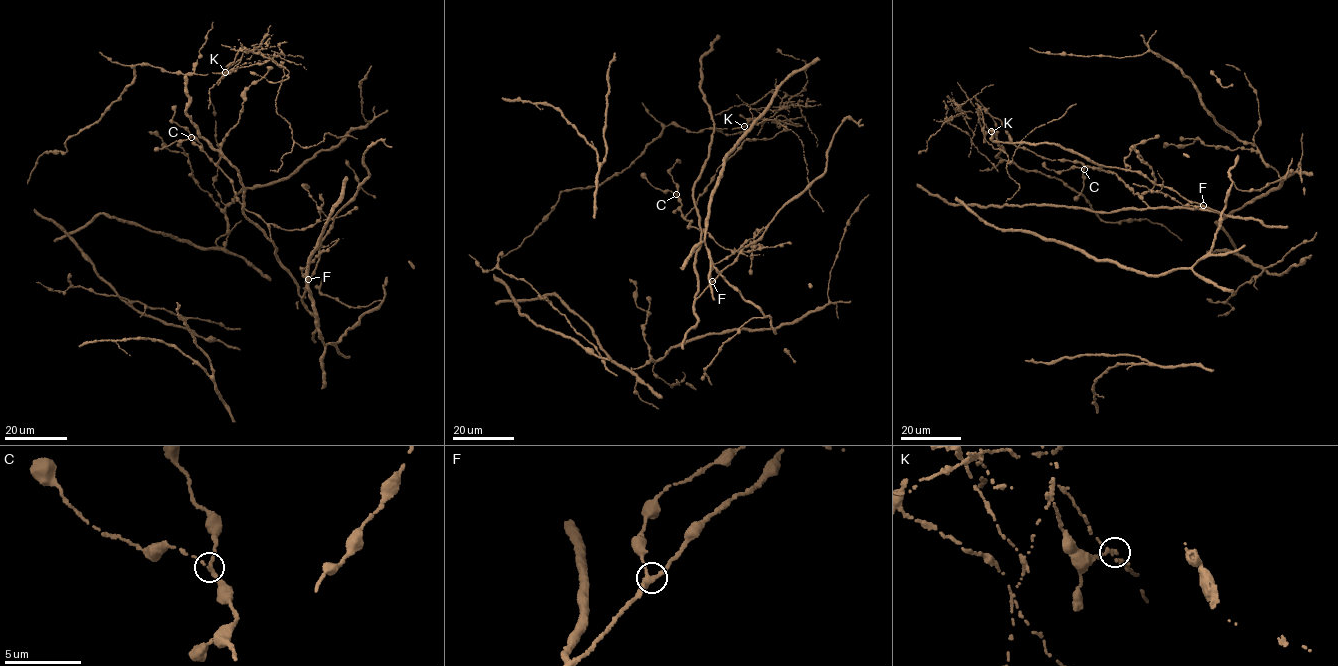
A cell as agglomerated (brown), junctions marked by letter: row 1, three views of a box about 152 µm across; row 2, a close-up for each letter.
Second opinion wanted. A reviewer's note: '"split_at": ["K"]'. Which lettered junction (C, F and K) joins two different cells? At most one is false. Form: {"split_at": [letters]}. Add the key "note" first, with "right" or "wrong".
{"note": "right", "split_at": ["K"]}

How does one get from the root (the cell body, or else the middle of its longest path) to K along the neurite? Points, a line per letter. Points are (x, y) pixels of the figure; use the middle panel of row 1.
K: (762, 119), (750, 120), (744, 127)

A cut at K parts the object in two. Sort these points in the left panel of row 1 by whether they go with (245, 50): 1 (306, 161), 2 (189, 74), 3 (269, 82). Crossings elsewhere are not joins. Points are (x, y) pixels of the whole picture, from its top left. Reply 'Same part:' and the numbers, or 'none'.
Same part: 3

